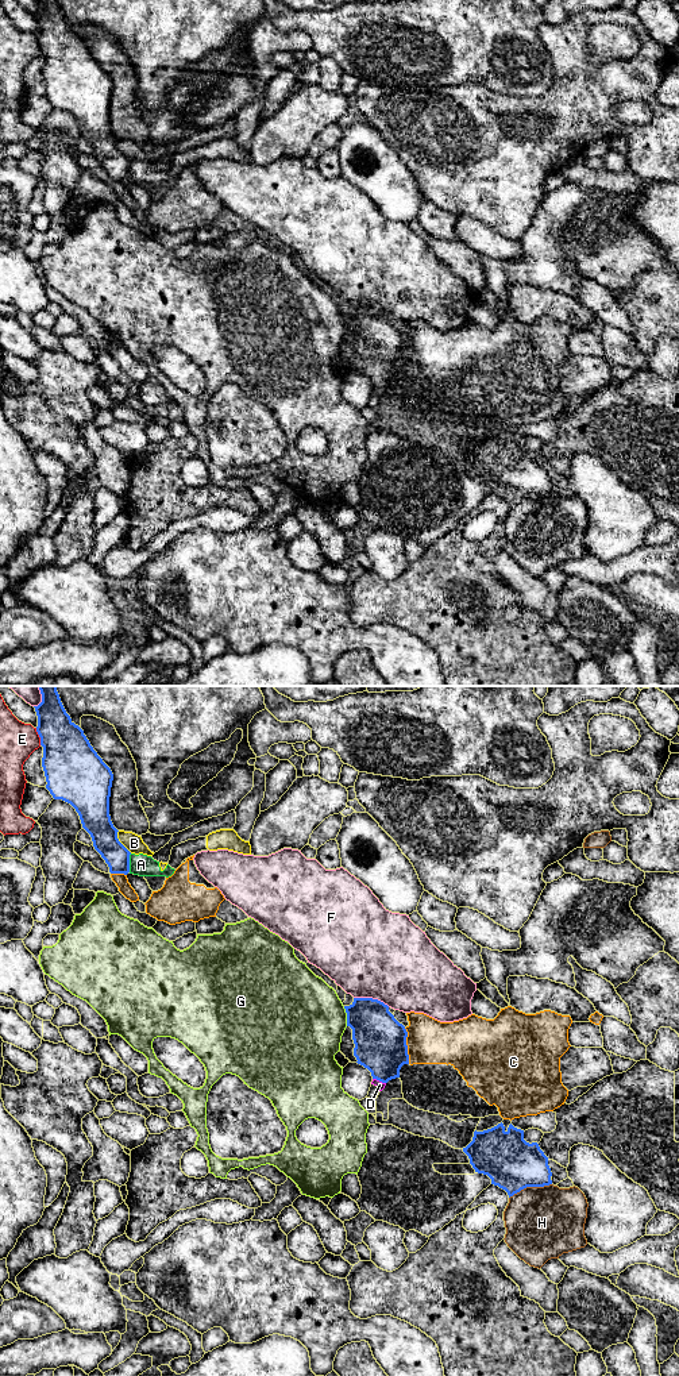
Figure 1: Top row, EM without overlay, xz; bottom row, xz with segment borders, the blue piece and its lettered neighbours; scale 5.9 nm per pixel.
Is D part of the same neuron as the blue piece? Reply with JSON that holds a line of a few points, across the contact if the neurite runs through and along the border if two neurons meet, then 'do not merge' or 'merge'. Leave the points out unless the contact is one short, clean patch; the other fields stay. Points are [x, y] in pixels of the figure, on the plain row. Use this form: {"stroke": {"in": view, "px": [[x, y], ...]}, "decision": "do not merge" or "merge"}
{"decision": "merge"}

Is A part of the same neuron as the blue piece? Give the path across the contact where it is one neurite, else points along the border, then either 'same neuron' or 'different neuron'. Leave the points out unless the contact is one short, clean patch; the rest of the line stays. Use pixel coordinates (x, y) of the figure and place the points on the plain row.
along xz (131, 162), (128, 180) | different neuron

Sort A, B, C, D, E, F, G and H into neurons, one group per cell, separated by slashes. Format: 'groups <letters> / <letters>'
groups A B E / C / D / F / G / H

